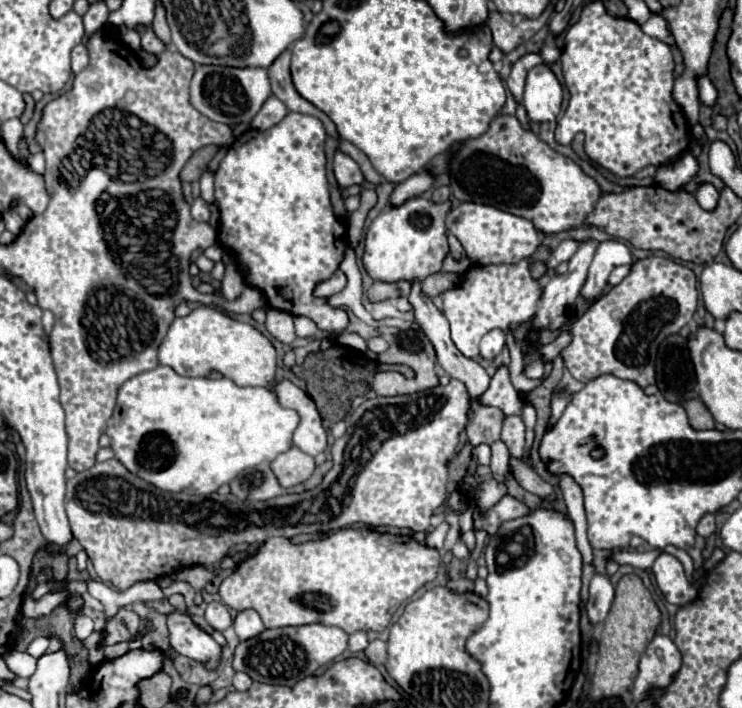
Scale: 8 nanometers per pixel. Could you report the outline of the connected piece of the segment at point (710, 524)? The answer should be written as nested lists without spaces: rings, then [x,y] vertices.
[[[705,514],[699,520],[699,524],[697,524],[697,534],[703,536],[703,538],[707,538],[713,532],[715,532],[715,518],[713,518],[713,514]]]

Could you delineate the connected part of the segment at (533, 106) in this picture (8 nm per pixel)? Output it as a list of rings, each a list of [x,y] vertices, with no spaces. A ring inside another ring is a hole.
[[[539,64],[531,68],[525,82],[523,102],[527,98],[527,116],[531,122],[553,122],[561,112],[563,90],[555,74]]]

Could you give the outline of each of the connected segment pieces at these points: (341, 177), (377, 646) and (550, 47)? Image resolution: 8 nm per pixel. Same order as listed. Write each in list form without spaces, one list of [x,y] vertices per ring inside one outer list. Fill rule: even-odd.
[[[341,150],[335,152],[333,172],[335,172],[335,178],[337,178],[337,182],[339,182],[341,188],[347,188],[351,184],[361,184],[365,180],[363,174],[361,174],[361,170],[359,170],[359,166],[357,166],[357,162],[351,156],[343,154]]]
[[[381,640],[369,642],[369,646],[365,648],[365,656],[369,658],[369,662],[371,662],[373,666],[385,664],[385,660],[387,660],[387,644],[381,642]]]
[[[547,40],[547,42],[541,46],[539,54],[541,54],[541,58],[543,58],[545,62],[557,62],[557,60],[559,60],[561,50],[553,44],[553,40]]]

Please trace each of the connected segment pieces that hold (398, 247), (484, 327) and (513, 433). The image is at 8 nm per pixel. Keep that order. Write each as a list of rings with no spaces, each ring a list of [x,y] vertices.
[[[409,198],[401,206],[389,206],[383,210],[369,226],[365,240],[363,264],[373,280],[399,282],[425,278],[429,274],[441,272],[441,262],[449,252],[445,214],[451,202],[435,204],[427,198]]]
[[[563,240],[547,258],[545,266],[547,272],[535,280],[529,270],[525,270],[525,260],[519,260],[517,264],[473,264],[465,274],[459,286],[449,288],[441,294],[443,298],[443,314],[449,320],[451,326],[451,340],[455,344],[455,348],[471,358],[477,360],[477,346],[479,340],[493,328],[499,328],[503,332],[515,330],[517,326],[529,322],[535,312],[537,312],[537,304],[539,298],[543,294],[543,288],[547,286],[547,282],[555,276],[555,268],[569,260],[573,256],[573,250],[577,250],[577,242],[575,240]]]
[[[507,416],[503,422],[503,432],[501,440],[509,448],[511,456],[521,458],[523,456],[523,446],[525,446],[525,426],[521,416]]]

